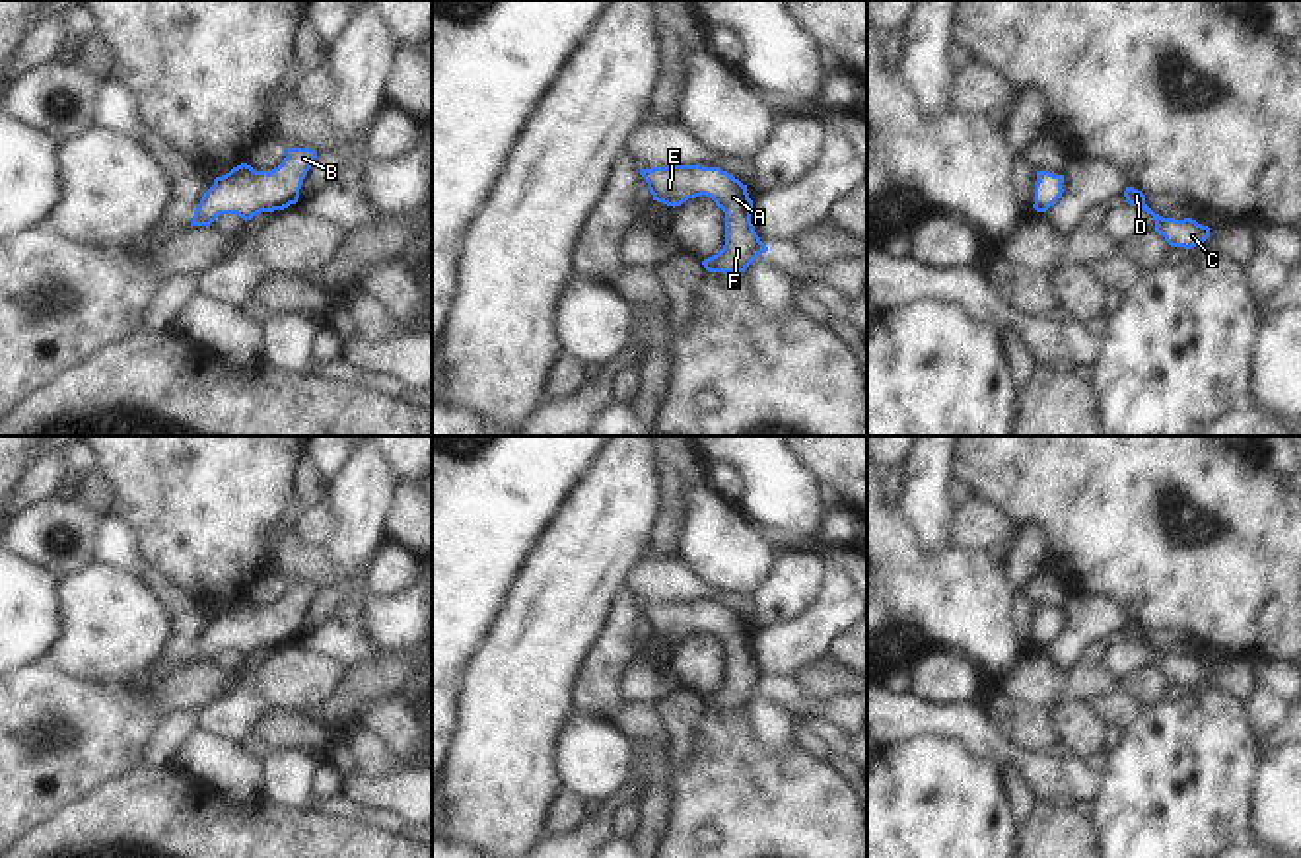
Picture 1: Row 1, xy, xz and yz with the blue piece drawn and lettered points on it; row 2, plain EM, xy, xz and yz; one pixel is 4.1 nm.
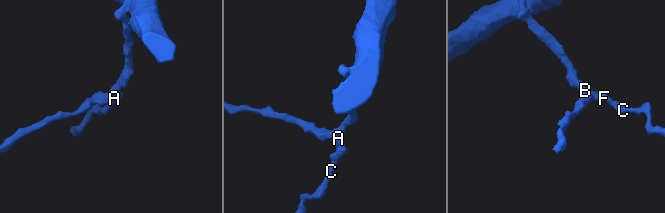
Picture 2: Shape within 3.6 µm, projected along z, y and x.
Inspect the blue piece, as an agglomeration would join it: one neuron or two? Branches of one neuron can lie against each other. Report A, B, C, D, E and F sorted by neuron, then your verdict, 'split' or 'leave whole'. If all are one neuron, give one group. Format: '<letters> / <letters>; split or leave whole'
A B C D E F; leave whole

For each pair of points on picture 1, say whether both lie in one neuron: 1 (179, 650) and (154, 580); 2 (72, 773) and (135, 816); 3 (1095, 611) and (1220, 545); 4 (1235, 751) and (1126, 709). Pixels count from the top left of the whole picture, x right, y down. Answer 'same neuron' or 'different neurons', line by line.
1: same neuron
2: different neurons
3: different neurons
4: different neurons

